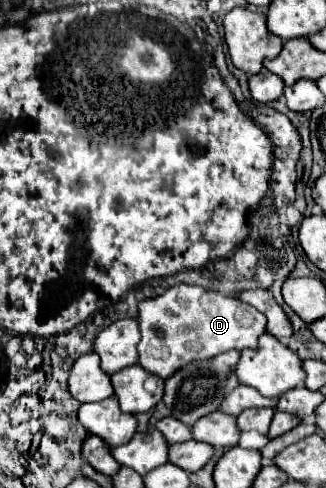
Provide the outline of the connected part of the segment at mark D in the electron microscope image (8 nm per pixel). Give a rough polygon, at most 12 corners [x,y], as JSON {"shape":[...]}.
{"shape":[[178,284],[140,302],[140,366],[254,348],[264,314]]}

